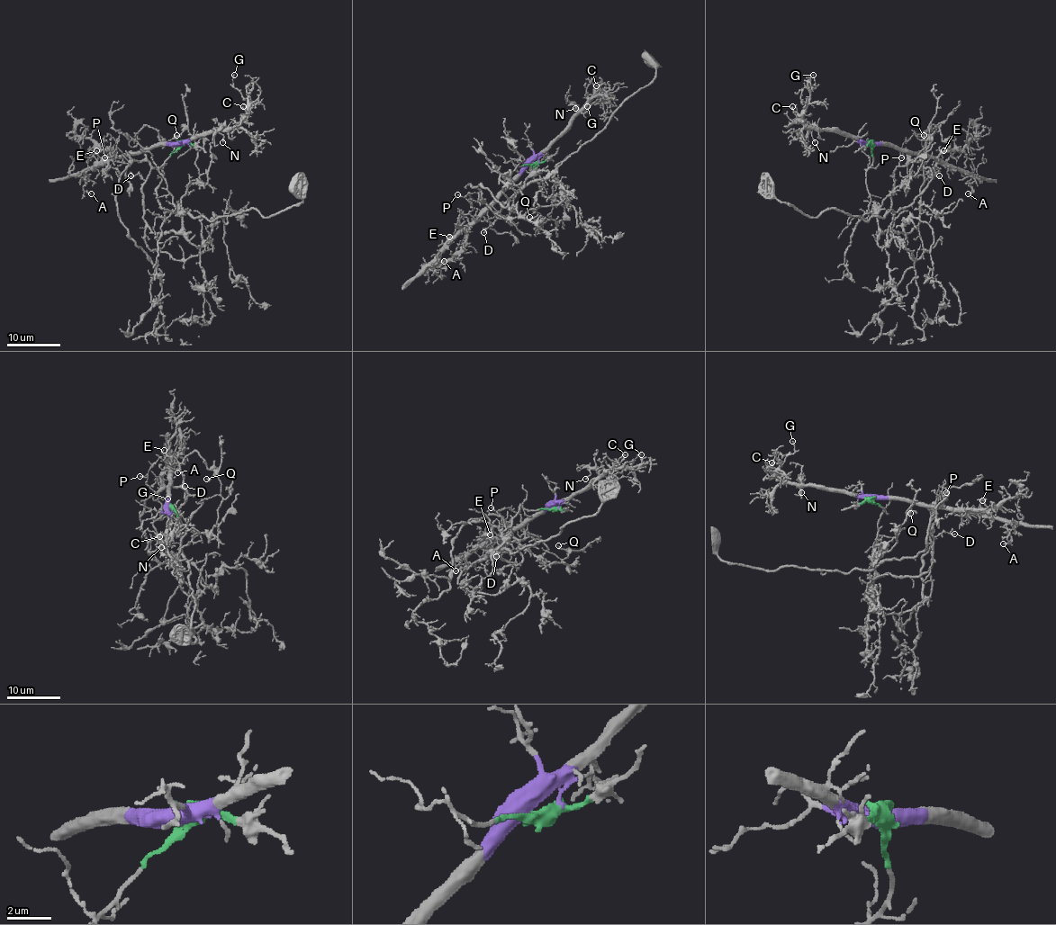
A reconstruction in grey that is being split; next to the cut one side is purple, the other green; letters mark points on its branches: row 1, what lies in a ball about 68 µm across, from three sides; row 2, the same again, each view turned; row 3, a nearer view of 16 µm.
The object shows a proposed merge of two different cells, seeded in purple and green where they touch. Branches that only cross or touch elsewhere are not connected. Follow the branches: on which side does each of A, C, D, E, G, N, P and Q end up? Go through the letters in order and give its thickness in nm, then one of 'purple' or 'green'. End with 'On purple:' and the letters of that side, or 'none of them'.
A: 100 nm thick; purple
C: 160 nm thick; purple
D: 80 nm thick; green
E: 140 nm thick; purple
G: 110 nm thick; purple
N: 140 nm thick; purple
P: 120 nm thick; green
Q: 180 nm thick; green
On purple: A, C, E, G, N

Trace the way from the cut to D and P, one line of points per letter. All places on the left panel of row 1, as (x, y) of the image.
D: (178, 143), (158, 170), (181, 218), (178, 231), (150, 229), (144, 218), (145, 181), (139, 174), (130, 175)
P: (178, 143), (158, 170), (186, 211), (161, 206), (162, 171), (147, 161), (105, 158)

